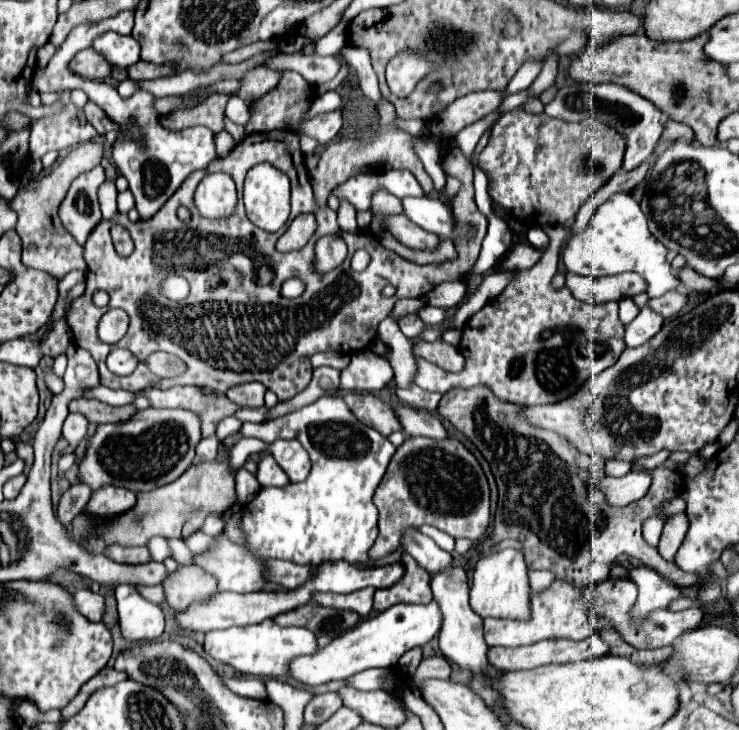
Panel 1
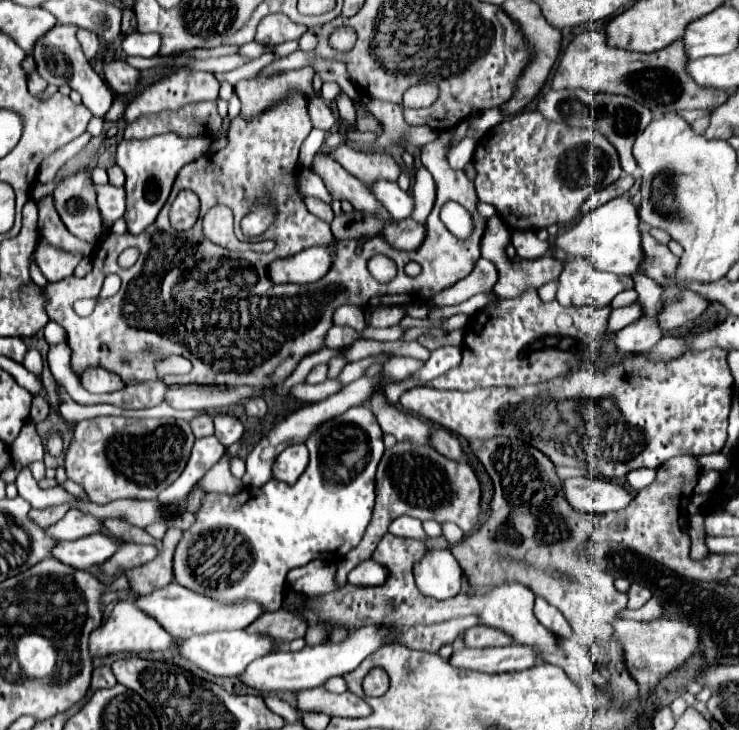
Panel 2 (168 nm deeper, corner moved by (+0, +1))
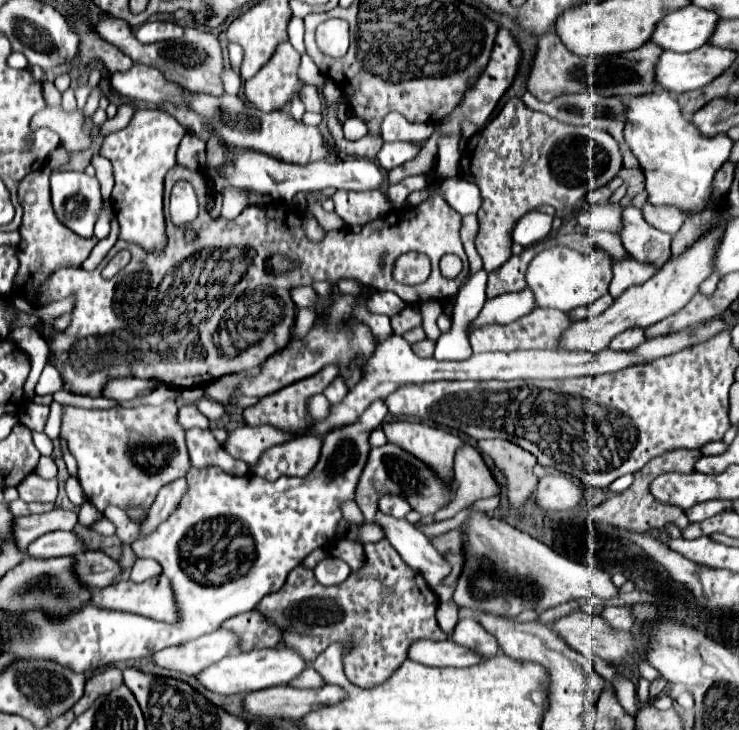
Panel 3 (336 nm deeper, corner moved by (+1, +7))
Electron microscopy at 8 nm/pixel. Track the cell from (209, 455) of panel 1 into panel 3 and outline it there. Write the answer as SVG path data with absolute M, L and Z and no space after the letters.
M189 428L185 430L185 440L191 456L193 466L219 466L229 474L243 476L247 474L247 464L243 460L235 460L233 456L227 456L223 452L223 446L211 436L211 430L199 430L199 428Z

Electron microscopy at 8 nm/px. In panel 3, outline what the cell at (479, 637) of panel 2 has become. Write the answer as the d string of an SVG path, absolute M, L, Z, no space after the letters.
M463 618L457 622L451 640L457 642L459 646L471 648L471 652L479 654L481 658L491 658L497 654L499 644L495 636L491 636L475 618Z

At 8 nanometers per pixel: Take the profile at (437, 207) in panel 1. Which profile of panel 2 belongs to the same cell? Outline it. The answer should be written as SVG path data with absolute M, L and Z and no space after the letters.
M380 180L370 190L376 194L376 198L380 198L380 202L384 202L384 206L388 206L388 212L396 220L404 220L404 218L412 216L412 212L414 212L414 196L410 192L400 190L396 182Z

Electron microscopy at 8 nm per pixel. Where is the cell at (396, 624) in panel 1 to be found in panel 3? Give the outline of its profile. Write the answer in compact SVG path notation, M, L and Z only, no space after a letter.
M279 646L277 650L267 648L267 650L251 650L251 652L231 654L231 656L223 658L223 660L211 664L209 668L201 670L199 674L195 674L195 678L209 692L229 696L229 694L247 694L247 692L263 690L263 688L277 686L277 684L287 684L289 680L299 676L305 666L307 666L307 662L297 652L293 652L291 648Z

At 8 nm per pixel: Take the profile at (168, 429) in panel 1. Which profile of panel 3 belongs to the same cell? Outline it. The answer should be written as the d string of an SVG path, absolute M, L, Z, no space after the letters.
M167 400L159 406L85 410L63 406L61 434L69 452L79 464L79 484L87 500L103 512L109 504L149 510L159 488L175 478L183 478L191 460L185 446L183 428L177 424L177 400Z

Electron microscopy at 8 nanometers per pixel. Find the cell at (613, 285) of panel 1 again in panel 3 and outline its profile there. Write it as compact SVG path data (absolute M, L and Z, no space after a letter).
M555 246L539 252L525 272L527 288L535 296L535 308L555 308L561 312L569 312L577 306L587 306L593 300L607 294L611 282L611 256L603 250L597 250L589 256L583 256L571 248Z

